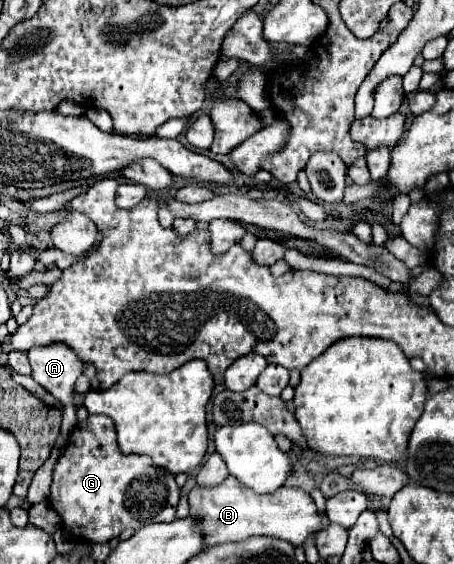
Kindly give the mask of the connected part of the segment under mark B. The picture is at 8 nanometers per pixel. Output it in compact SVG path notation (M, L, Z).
M226 478L220 486L192 486L188 490L190 516L200 520L200 534L208 546L222 542L242 542L252 536L274 536L300 546L310 534L330 526L326 514L318 512L314 500L302 488L282 486L272 494L256 494L236 478Z

